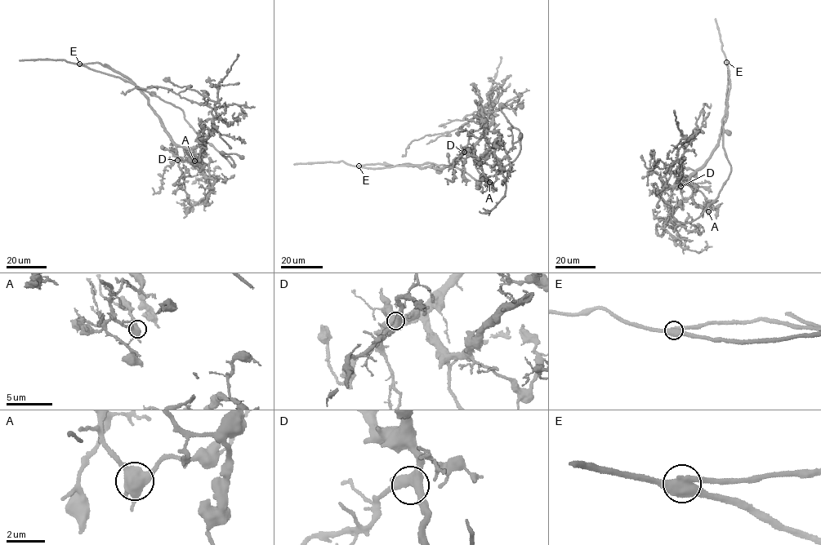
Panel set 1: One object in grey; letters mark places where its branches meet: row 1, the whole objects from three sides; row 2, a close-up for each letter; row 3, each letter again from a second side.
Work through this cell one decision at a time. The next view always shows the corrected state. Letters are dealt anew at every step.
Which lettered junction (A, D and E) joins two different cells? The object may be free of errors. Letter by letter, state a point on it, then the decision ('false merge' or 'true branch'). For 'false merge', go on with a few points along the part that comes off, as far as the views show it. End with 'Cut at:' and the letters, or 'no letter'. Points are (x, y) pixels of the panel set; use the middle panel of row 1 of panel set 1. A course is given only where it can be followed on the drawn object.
A: place (489, 182); true branch
D: place (464, 152); true branch
E: place (359, 166); false merge; course (358, 166), (430, 162), (457, 167), (476, 181), (519, 154), (518, 129), (500, 108), (523, 108)
Cut at: E

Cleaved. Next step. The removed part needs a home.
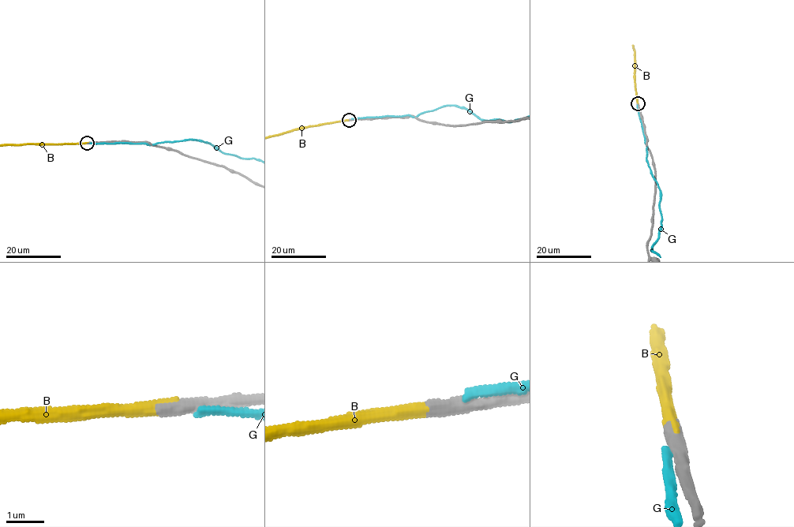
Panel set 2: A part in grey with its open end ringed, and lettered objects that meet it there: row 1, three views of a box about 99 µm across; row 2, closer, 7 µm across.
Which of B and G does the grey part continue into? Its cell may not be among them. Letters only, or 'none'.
B

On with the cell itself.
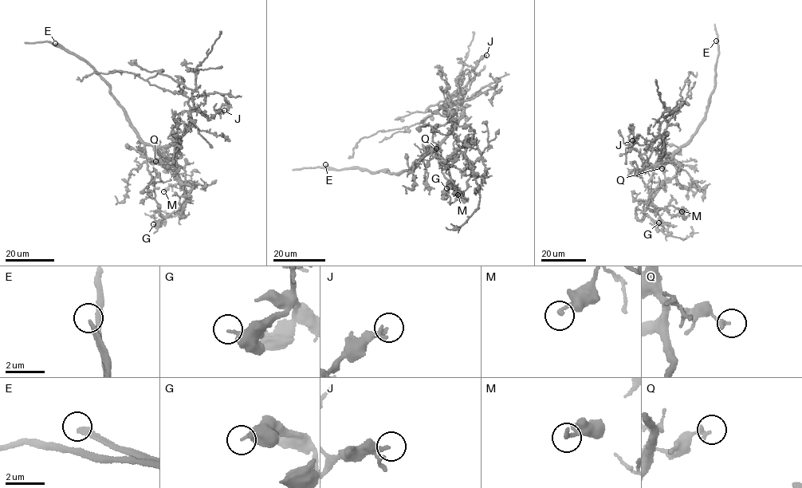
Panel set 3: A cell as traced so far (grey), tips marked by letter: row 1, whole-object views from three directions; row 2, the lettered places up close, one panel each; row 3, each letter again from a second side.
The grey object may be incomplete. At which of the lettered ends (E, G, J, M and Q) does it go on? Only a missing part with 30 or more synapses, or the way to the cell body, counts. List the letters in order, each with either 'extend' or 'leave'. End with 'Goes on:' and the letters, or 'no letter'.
E: extend
G: leave
J: leave
M: leave
Q: leave
Goes on: E

